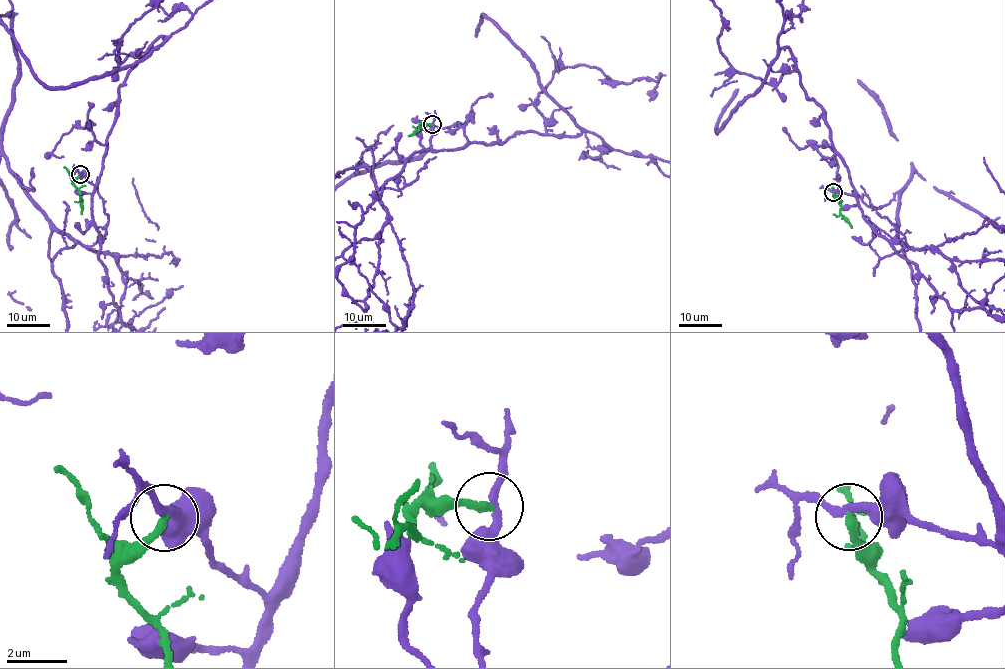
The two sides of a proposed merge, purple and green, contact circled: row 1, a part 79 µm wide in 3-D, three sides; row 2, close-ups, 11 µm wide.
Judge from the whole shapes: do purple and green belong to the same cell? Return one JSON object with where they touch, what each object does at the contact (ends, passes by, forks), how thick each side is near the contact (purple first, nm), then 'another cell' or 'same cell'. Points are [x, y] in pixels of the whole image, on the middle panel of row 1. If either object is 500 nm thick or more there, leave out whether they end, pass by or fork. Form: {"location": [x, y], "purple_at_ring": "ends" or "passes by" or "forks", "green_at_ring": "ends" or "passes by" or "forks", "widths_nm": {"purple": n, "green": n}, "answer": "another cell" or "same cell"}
{"location": [432, 124], "purple_at_ring": "passes by", "green_at_ring": "ends", "widths_nm": {"purple": 240, "green": 280}, "answer": "another cell"}

